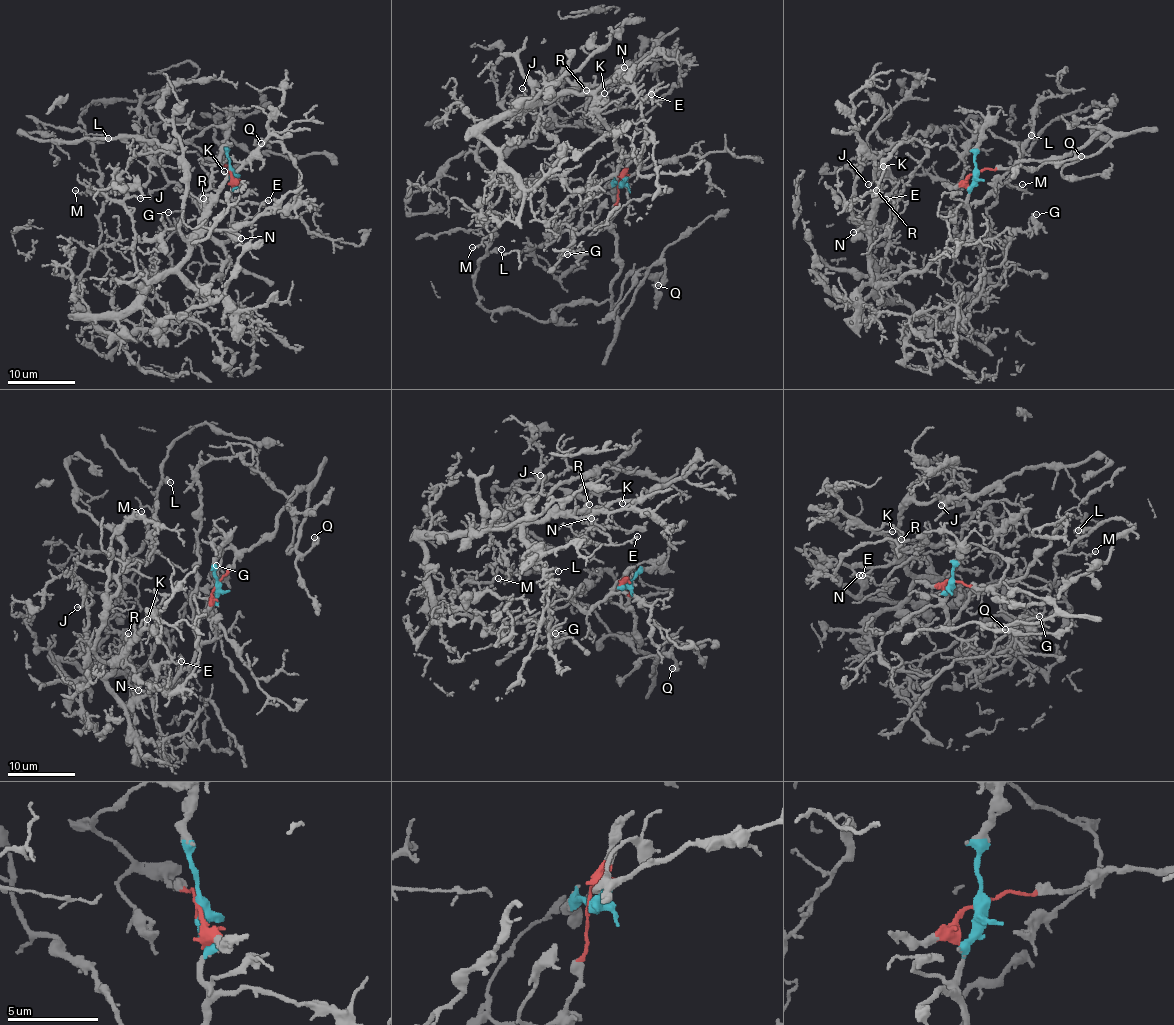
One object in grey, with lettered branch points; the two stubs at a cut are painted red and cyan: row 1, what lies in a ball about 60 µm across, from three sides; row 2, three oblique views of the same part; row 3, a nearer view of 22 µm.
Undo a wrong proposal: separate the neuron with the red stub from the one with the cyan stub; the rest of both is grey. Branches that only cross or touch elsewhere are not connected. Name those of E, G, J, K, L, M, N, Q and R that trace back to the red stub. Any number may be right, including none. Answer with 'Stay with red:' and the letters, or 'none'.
Stay with red: Q

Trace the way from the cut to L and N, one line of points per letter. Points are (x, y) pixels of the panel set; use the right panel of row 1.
L: (975, 172), (971, 237), (896, 283), (870, 263), (881, 299), (937, 316), (980, 289), (987, 210), (1031, 135)
N: (975, 172), (967, 204), (971, 237), (896, 283), (873, 282), (870, 225), (862, 224), (853, 231)

